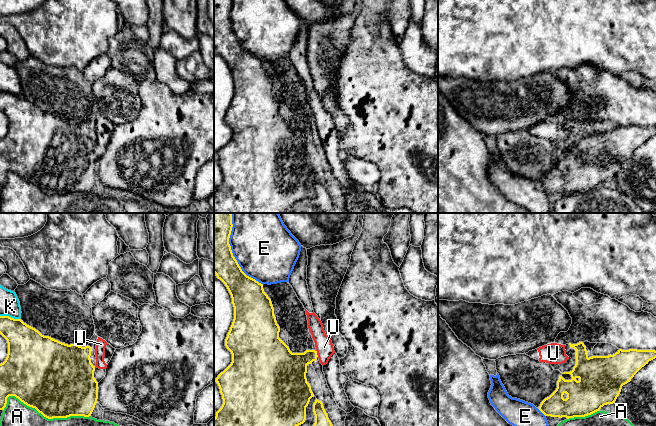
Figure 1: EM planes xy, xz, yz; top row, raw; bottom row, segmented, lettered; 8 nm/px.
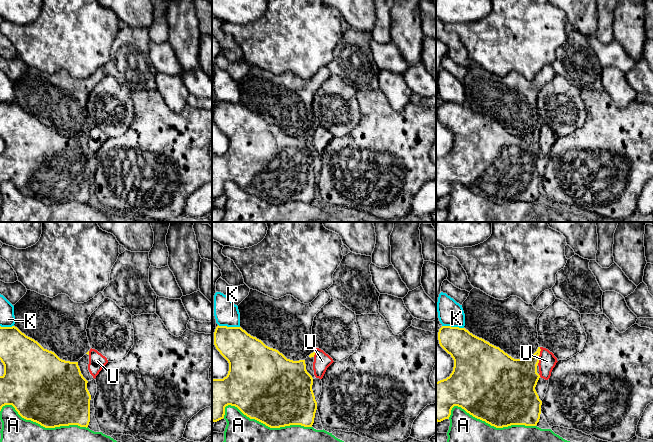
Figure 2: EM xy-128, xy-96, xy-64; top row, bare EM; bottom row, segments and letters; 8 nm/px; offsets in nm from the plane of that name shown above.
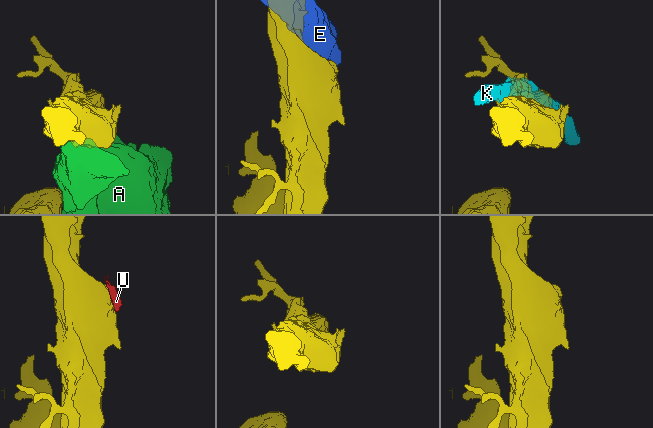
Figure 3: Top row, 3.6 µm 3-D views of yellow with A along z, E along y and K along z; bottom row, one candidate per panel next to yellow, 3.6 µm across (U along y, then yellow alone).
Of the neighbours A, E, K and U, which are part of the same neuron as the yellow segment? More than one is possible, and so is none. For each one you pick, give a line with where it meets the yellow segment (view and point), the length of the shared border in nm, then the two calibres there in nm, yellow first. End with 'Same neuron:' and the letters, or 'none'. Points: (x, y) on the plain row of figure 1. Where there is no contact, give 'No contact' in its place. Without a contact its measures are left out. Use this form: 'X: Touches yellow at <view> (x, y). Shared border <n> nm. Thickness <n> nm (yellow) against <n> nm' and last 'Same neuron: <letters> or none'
Same neuron: none

